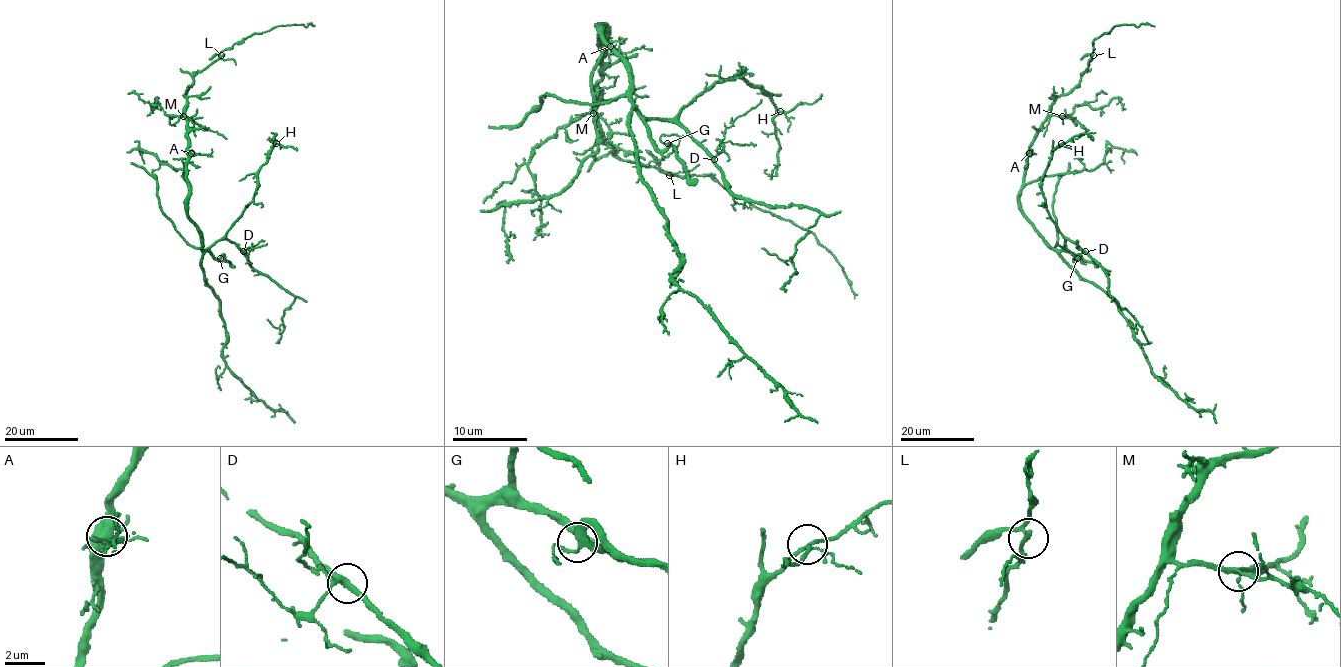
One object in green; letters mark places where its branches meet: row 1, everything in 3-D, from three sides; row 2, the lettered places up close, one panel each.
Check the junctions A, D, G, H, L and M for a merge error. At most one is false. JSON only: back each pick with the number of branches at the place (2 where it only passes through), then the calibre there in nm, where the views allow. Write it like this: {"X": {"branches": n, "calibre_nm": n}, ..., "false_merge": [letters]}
{"L": {"branches": 4, "calibre_nm": 170}, "false_merge": ["L"]}

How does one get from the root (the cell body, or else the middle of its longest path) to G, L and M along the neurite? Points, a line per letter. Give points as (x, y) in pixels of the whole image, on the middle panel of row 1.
G: (602, 31), (602, 37), (626, 65), (634, 107), (650, 141), (660, 150), (663, 150), (667, 143)
L: (602, 31), (604, 28), (600, 37), (600, 104), (597, 107), (600, 135), (623, 159), (656, 167), (669, 174)
M: (602, 31), (604, 28), (600, 37), (602, 78), (597, 87), (593, 113)

